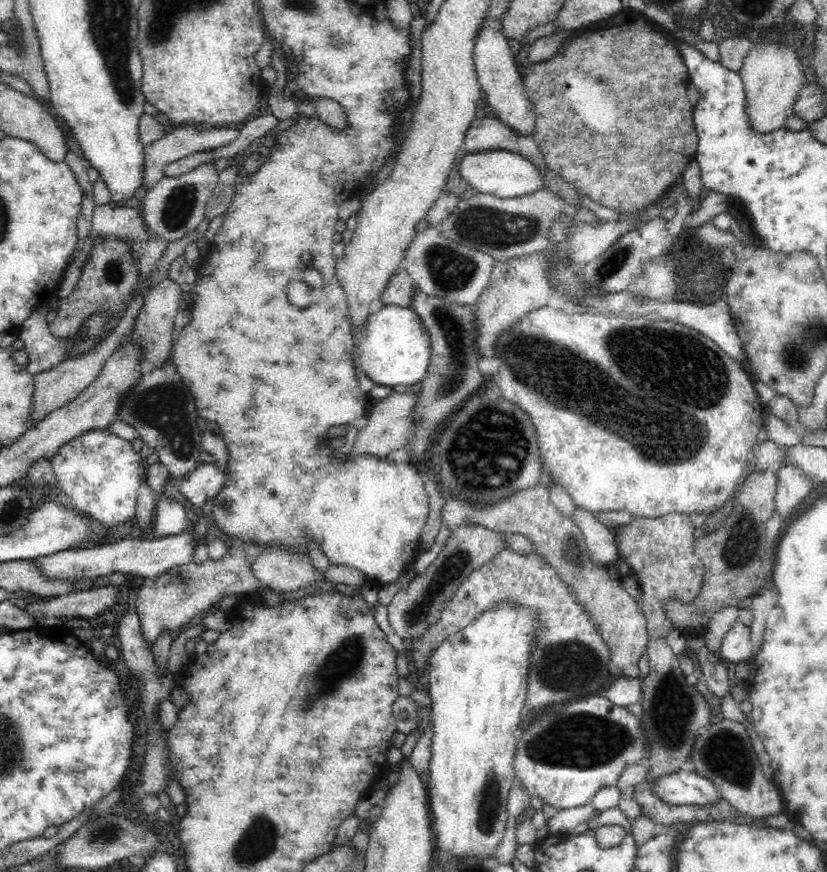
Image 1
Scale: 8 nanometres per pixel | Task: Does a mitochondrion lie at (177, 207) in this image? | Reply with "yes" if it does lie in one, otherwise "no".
yes

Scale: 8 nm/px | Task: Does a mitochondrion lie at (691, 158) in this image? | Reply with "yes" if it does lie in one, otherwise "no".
no

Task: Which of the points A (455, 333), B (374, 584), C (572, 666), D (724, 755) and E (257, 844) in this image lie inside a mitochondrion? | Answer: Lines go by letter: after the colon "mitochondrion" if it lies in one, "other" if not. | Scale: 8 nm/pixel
A: mitochondrion
B: other
C: mitochondrion
D: mitochondrion
E: mitochondrion

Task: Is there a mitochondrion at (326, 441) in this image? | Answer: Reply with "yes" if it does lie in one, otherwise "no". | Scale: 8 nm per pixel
no

